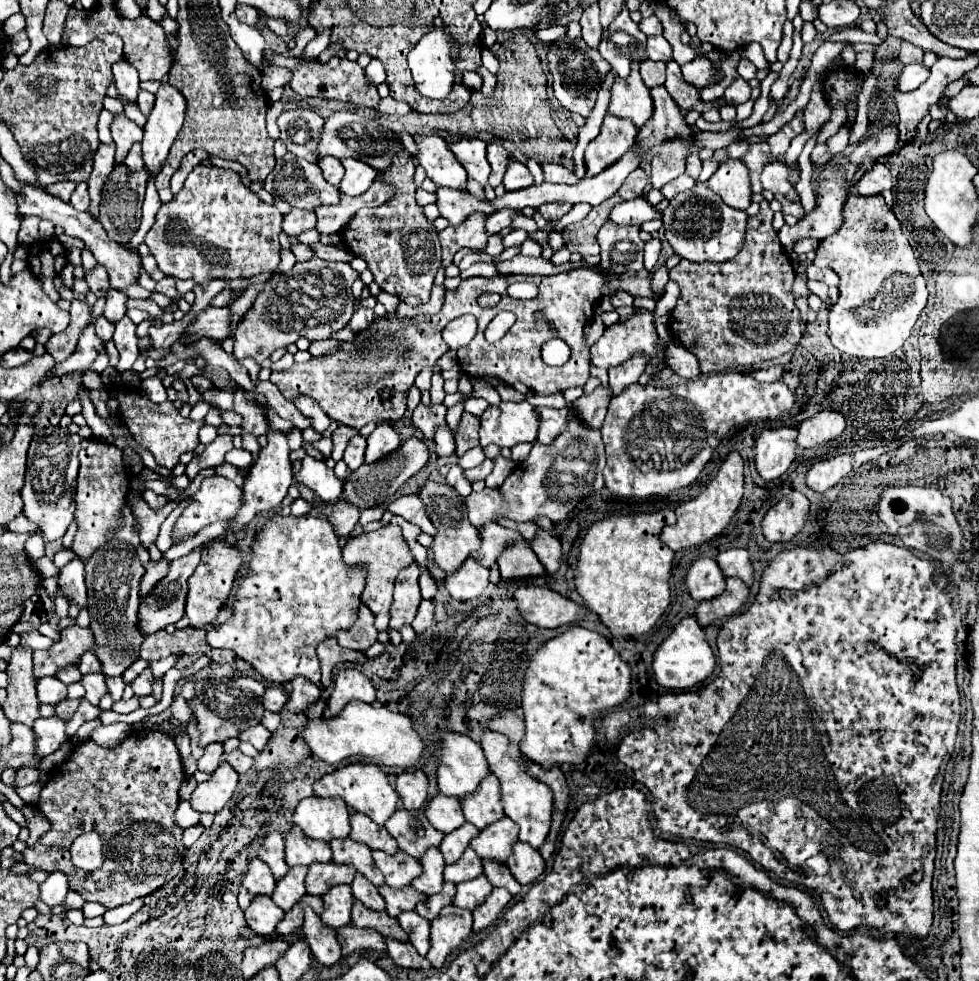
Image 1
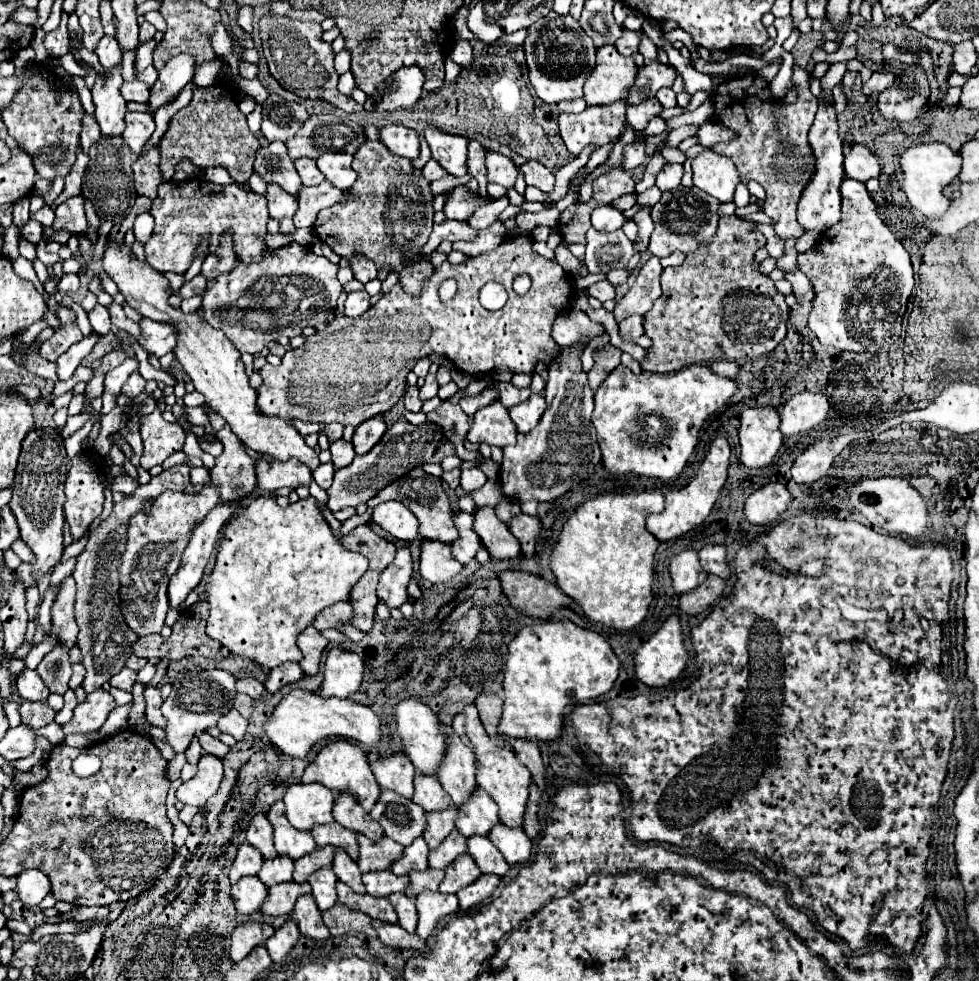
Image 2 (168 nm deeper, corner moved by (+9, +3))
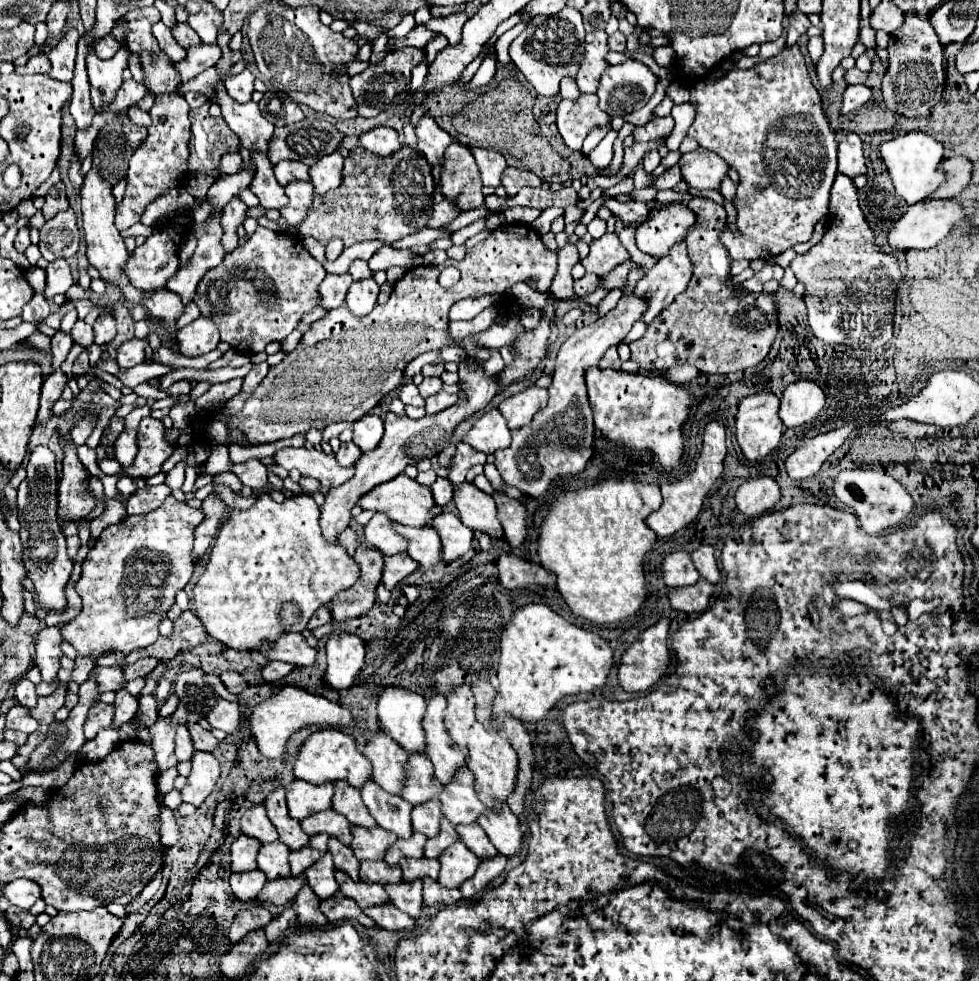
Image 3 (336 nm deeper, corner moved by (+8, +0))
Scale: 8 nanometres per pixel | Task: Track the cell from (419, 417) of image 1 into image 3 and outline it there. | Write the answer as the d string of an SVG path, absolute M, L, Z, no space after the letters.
M405 383L405 385L401 387L401 391L399 391L399 399L401 399L405 405L413 405L413 407L423 407L423 405L425 405L425 399L419 395L415 383Z

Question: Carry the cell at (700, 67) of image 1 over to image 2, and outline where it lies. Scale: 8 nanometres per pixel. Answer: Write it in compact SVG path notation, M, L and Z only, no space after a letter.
M646 60L644 68L638 70L638 78L636 78L632 90L626 94L624 102L626 104L640 104L642 100L654 98L660 88L664 88L664 86L670 88L674 84L676 76L678 76L678 72L674 66Z

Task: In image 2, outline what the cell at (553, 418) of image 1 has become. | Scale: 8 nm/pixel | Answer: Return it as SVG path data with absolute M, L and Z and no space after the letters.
M532 394L528 400L510 408L510 418L514 420L518 432L526 434L538 424L538 420L542 418L542 412L546 412L544 396L542 394Z

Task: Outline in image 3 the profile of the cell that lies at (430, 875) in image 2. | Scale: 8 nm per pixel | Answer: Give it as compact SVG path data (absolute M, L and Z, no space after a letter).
M403 859L403 863L399 863L401 871L403 871L403 879L405 881L413 881L417 877L439 877L439 861L437 859Z

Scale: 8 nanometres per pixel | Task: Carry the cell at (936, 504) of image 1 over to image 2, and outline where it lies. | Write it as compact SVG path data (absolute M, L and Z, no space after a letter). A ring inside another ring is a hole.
M884 476L876 480L862 480L850 486L852 506L870 520L870 524L886 530L888 534L902 534L912 540L920 540L930 528L930 514L922 494L912 488L904 478ZM910 520L910 522L908 522Z

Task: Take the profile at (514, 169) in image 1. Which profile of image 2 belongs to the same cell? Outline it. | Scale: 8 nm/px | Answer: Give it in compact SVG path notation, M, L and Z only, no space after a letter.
M488 152L486 154L486 168L488 168L488 182L500 184L504 188L514 186L518 170L516 170L516 164L510 158L506 158L498 152Z

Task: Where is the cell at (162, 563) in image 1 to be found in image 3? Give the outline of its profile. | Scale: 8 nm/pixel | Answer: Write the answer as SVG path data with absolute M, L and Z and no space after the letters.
M169 495L159 509L147 515L127 515L123 521L103 529L83 563L83 575L77 583L83 609L61 629L63 639L77 651L71 681L79 685L87 681L99 655L115 651L127 655L157 641L159 621L175 603L175 593L193 575L191 543L193 529L201 519L201 509L191 509Z

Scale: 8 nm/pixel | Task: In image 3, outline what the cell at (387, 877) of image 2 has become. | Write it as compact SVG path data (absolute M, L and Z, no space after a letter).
M363 861L359 867L359 877L365 883L379 883L379 885L403 881L399 865L391 867L385 861Z

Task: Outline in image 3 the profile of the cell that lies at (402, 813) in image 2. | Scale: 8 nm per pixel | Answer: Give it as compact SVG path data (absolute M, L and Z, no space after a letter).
M371 779L361 787L361 797L379 827L393 831L401 839L407 839L413 833L411 817L409 817L413 809L411 803L407 803L399 795L391 795L383 791Z

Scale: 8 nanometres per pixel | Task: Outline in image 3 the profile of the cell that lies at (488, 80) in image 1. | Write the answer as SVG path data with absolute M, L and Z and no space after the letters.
M461 11L461 13L451 13L445 19L433 19L425 27L431 29L431 31L437 31L441 35L445 35L449 39L449 43L457 45L457 41L461 41L459 39L461 37L461 29L463 29L463 25L465 25L467 19L469 19L467 13Z

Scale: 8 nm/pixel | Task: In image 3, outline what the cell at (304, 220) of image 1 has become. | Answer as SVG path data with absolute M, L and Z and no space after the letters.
M255 155L255 167L257 167L257 175L255 175L253 183L249 185L249 189L259 197L261 207L265 207L265 209L285 207L287 195L285 195L283 187L277 183L277 179L273 177L267 155Z

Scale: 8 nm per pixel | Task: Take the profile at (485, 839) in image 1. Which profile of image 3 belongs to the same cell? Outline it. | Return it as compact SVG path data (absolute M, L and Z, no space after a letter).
M459 767L459 775L455 775L455 779L443 787L439 801L443 815L453 825L475 823L477 817L485 811L485 805L479 801L477 791L473 789L473 775L467 767Z

